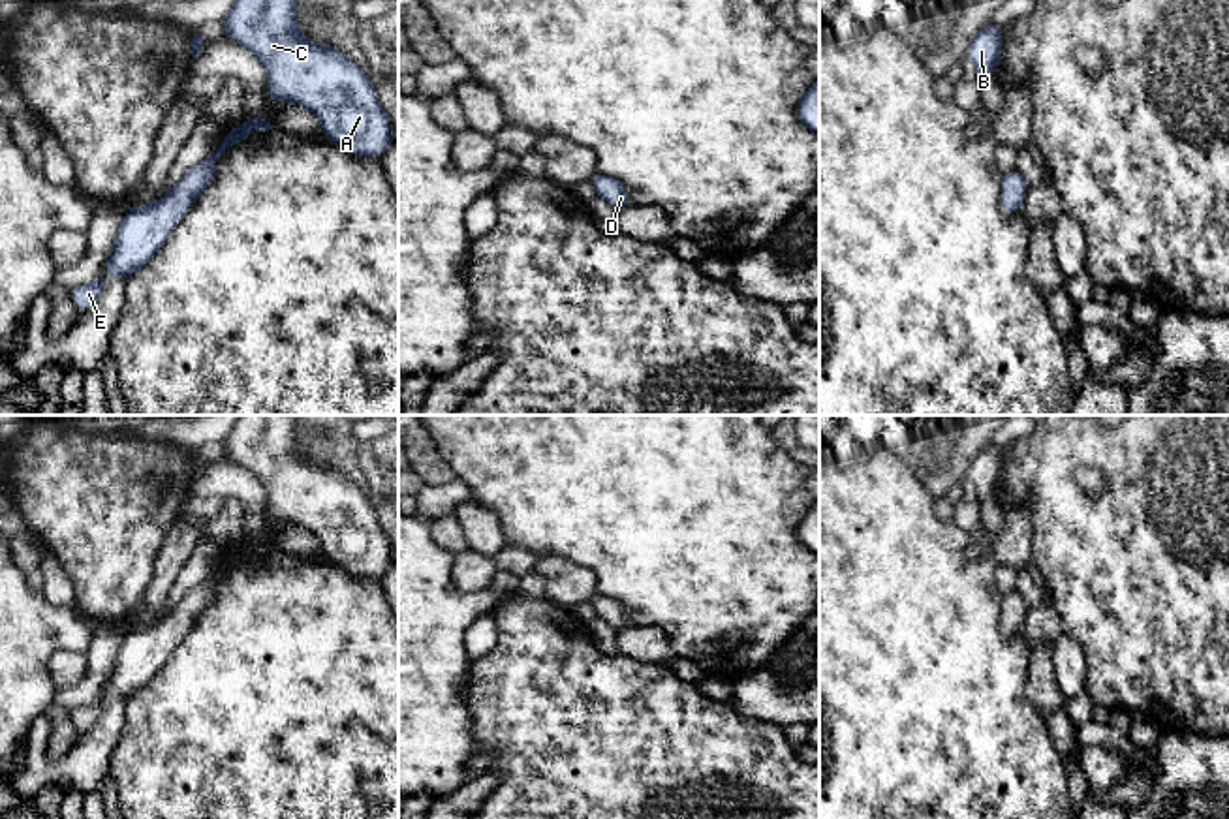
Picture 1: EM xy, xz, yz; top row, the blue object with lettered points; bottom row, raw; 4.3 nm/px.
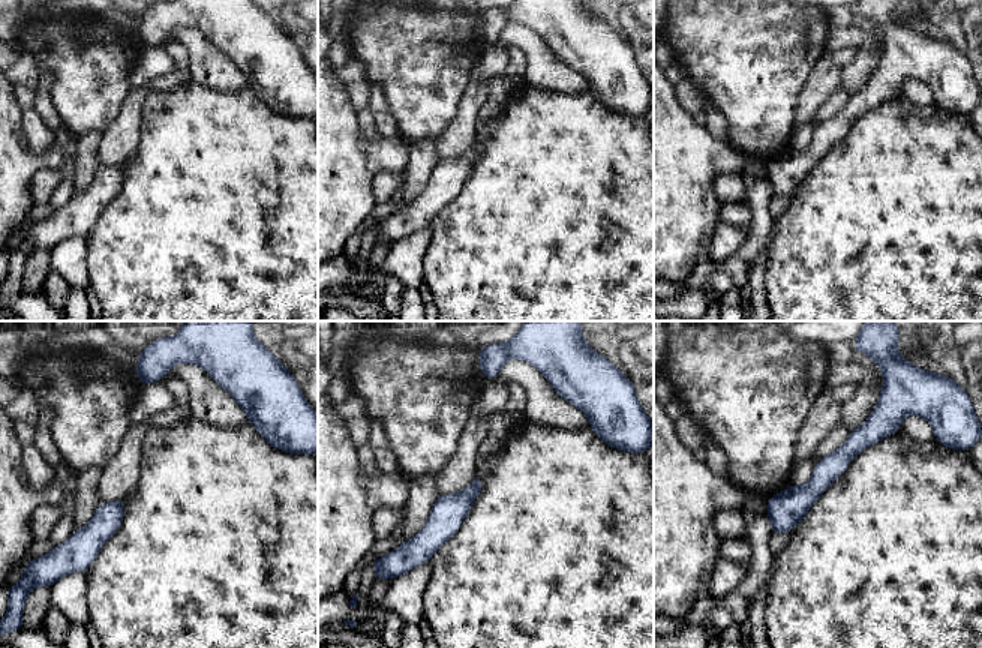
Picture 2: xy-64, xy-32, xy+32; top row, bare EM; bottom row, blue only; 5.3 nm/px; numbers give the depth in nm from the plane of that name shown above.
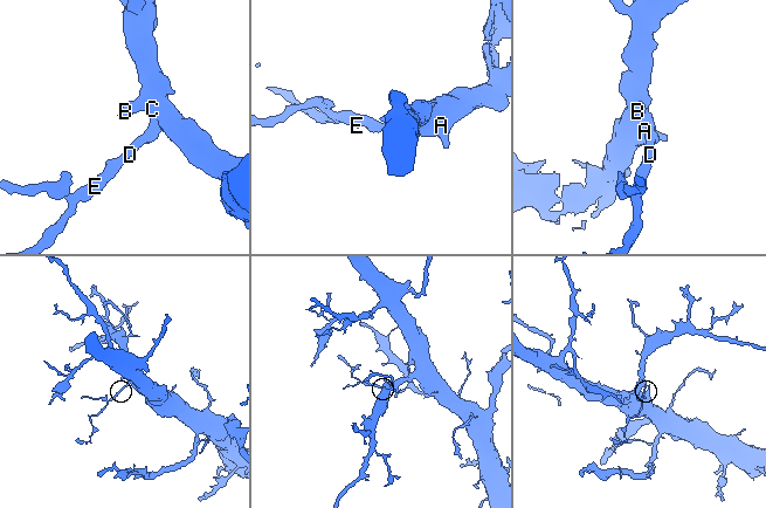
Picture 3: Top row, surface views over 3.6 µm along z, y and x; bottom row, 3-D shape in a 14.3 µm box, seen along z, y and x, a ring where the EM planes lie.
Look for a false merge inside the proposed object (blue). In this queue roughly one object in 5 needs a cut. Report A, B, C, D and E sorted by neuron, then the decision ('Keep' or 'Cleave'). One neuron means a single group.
Groups: A B C D E. Keep

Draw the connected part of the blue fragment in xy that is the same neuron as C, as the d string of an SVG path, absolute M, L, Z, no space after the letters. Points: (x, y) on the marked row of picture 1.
M237 0L222 21L226 38L252 51L267 70L267 96L312 111L323 135L338 148L380 158L397 139L370 75L350 54L312 43L297 26L297 0Z

